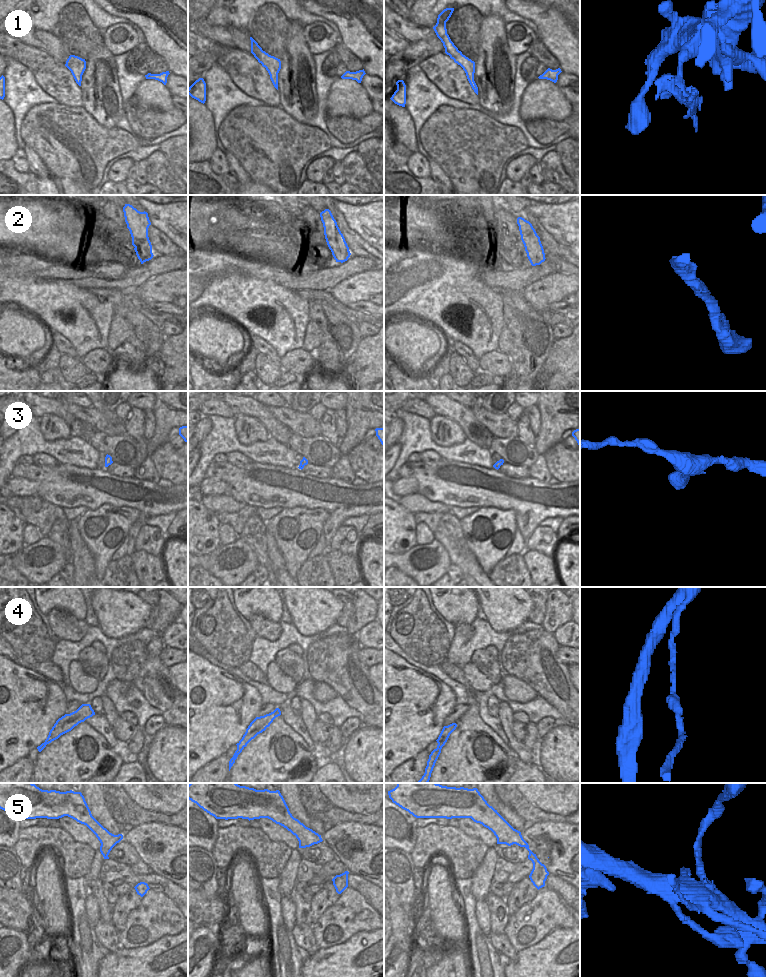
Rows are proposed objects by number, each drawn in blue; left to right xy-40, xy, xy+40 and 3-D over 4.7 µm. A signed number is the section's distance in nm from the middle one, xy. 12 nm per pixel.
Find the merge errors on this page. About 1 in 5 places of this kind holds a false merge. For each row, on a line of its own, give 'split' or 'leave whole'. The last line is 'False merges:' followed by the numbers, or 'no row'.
1: leave whole
2: leave whole
3: leave whole
4: leave whole
5: leave whole
False merges: no row

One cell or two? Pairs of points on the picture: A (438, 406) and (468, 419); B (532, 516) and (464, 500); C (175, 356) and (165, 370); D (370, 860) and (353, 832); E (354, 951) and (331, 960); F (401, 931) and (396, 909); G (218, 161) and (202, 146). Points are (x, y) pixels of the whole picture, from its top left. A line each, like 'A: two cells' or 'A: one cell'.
A: one cell
B: one cell
C: one cell
D: one cell
E: one cell
F: one cell
G: two cells

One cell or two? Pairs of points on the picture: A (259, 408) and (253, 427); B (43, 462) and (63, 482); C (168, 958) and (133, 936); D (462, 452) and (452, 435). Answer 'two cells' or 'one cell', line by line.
A: two cells
B: two cells
C: two cells
D: two cells

